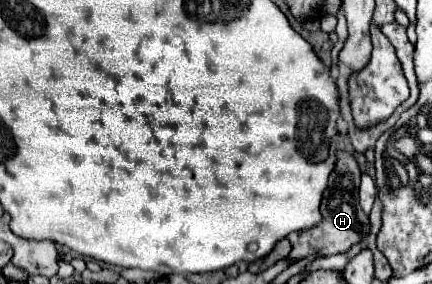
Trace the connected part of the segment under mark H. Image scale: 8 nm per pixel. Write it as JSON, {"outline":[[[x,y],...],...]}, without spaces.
{"outline":[[[338,151],[336,167],[328,179],[328,187],[326,187],[322,203],[320,203],[322,223],[298,233],[298,239],[292,245],[292,253],[290,253],[292,259],[302,259],[310,253],[322,253],[322,255],[346,253],[354,243],[358,243],[368,233],[370,221],[368,221],[368,215],[358,205],[358,197],[356,197],[358,187],[360,187],[360,167],[358,167],[356,159],[346,151]]]}

